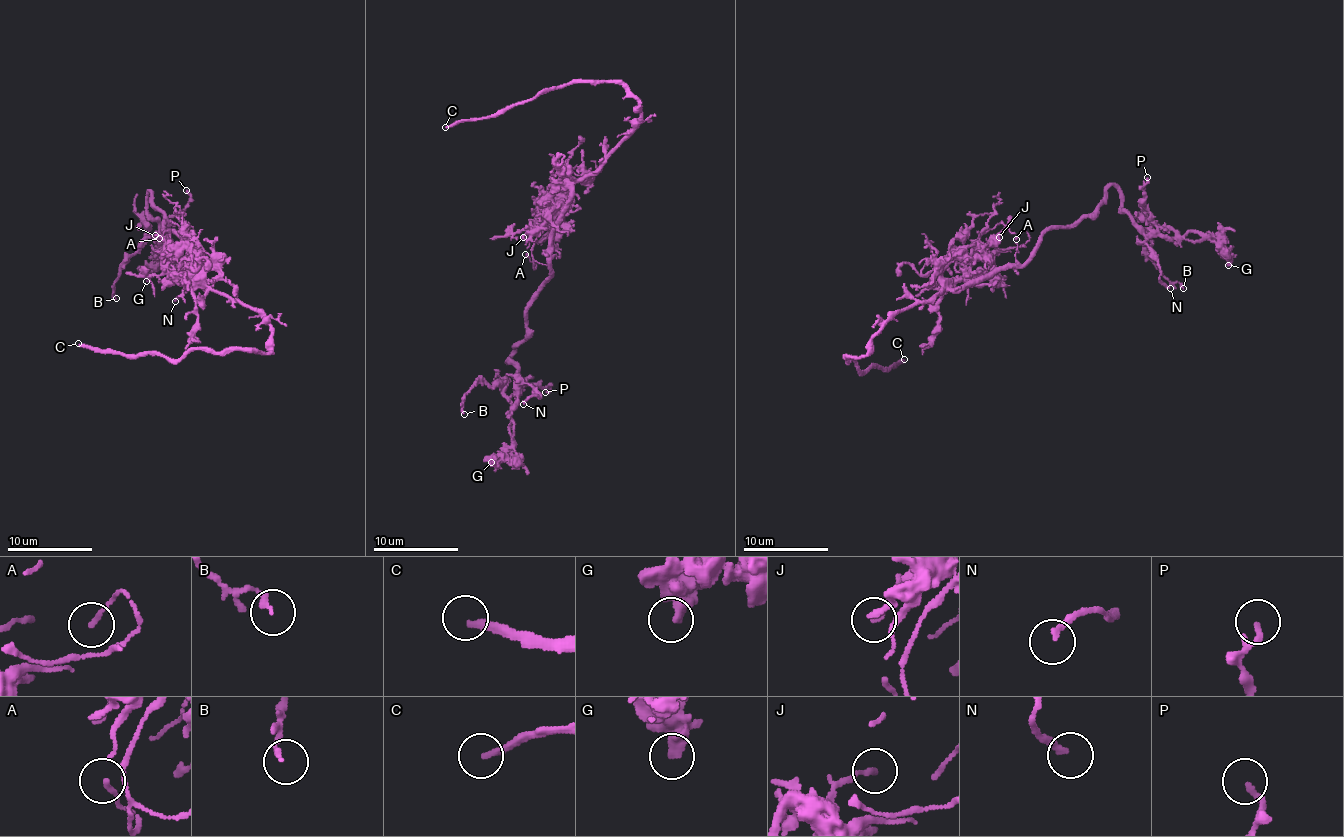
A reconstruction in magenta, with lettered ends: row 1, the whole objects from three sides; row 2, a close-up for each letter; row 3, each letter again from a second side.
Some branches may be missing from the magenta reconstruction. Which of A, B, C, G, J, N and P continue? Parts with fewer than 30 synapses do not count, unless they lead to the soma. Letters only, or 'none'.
C

